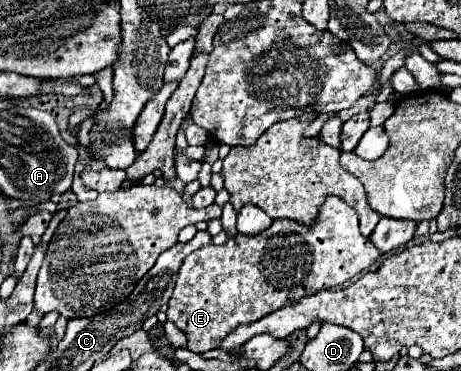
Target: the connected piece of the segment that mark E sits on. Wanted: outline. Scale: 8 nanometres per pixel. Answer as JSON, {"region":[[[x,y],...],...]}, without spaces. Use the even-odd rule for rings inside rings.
{"region":[[[328,197],[324,201],[324,207],[320,209],[320,219],[316,219],[312,227],[280,219],[274,221],[272,227],[264,231],[264,235],[250,237],[238,233],[220,247],[206,245],[190,253],[180,267],[166,315],[168,321],[176,323],[176,327],[188,337],[188,349],[194,353],[204,353],[220,347],[222,339],[230,335],[238,325],[254,323],[290,303],[298,303],[302,297],[312,295],[316,291],[344,285],[354,275],[368,269],[374,259],[378,259],[378,251],[370,245],[368,239],[362,237],[358,229],[356,211],[352,211],[352,207],[348,207],[342,199]]]}

